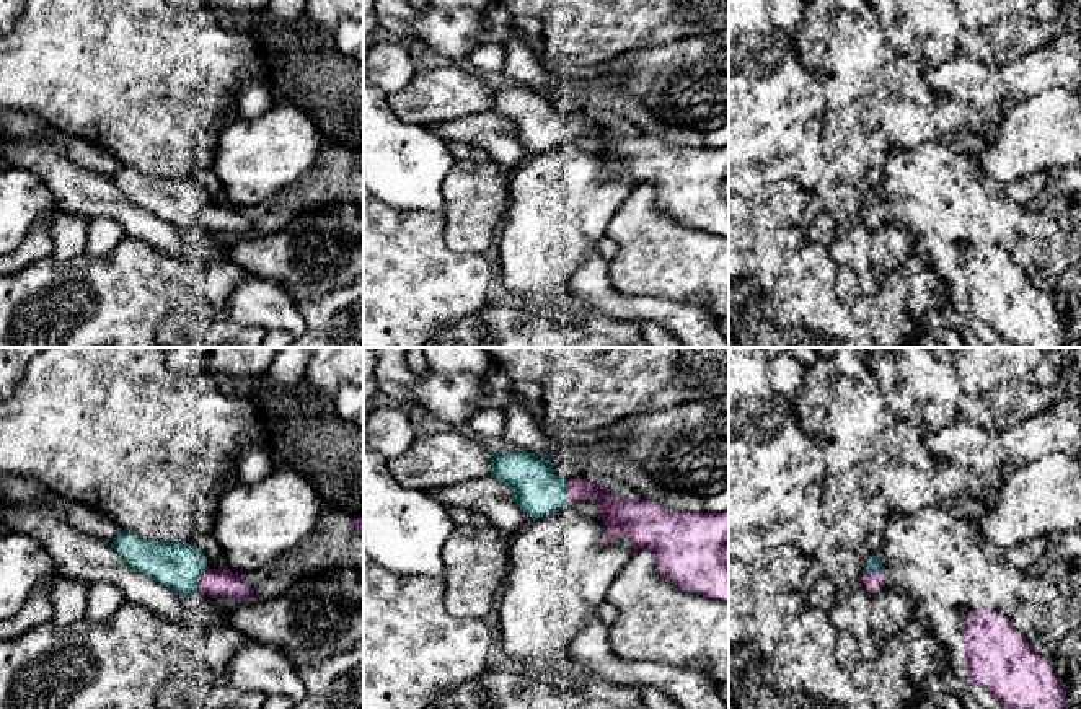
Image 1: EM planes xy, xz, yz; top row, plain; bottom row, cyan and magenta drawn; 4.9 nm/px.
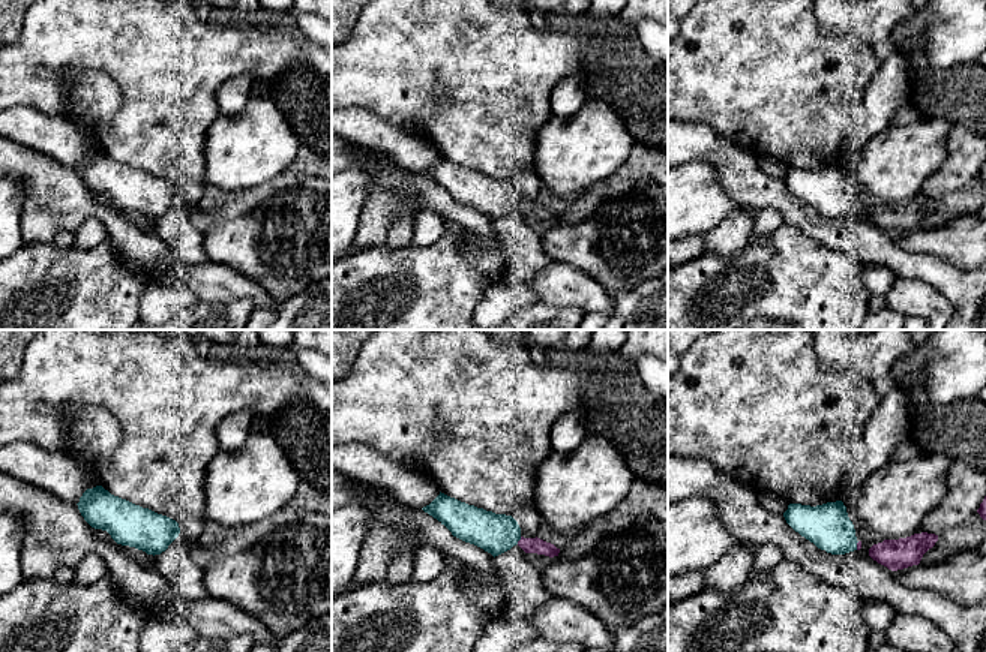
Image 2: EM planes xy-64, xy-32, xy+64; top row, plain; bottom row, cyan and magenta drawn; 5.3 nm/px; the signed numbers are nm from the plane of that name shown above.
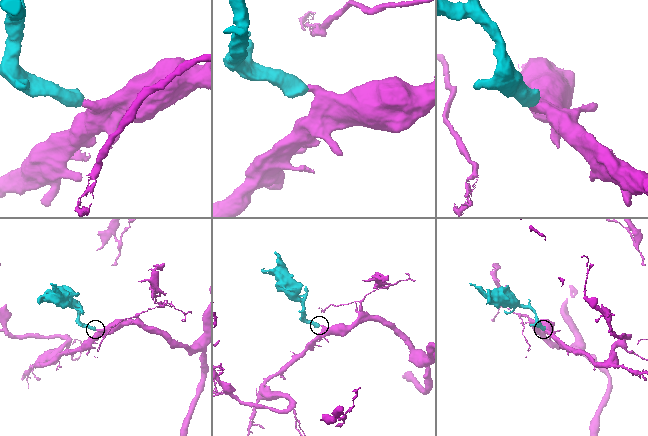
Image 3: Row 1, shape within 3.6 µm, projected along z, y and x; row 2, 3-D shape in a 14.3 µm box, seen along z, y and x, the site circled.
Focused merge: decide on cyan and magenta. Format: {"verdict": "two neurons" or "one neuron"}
{"verdict": "one neuron"}

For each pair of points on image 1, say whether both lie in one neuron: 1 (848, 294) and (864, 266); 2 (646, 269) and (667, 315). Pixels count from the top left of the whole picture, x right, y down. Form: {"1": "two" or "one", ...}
{"1": "two", "2": "two"}

